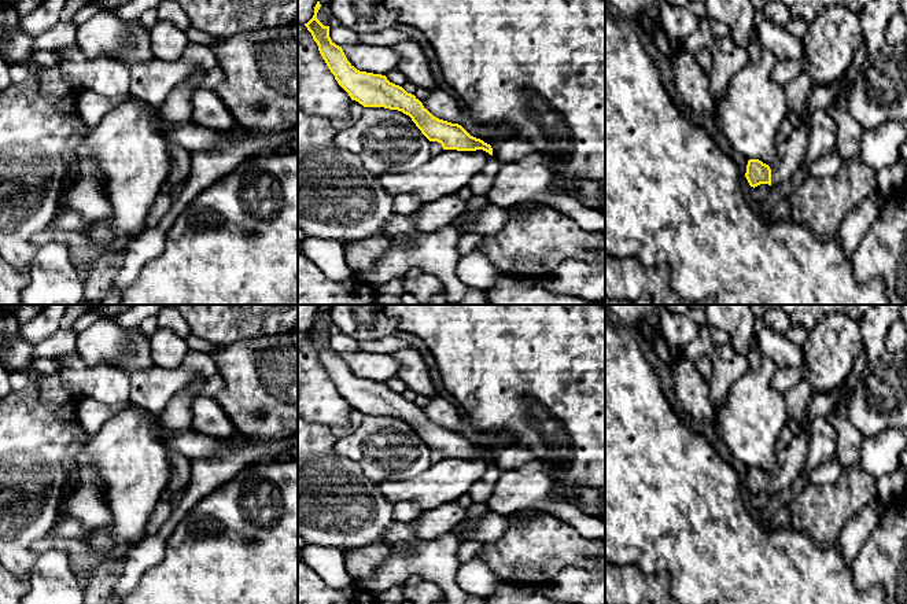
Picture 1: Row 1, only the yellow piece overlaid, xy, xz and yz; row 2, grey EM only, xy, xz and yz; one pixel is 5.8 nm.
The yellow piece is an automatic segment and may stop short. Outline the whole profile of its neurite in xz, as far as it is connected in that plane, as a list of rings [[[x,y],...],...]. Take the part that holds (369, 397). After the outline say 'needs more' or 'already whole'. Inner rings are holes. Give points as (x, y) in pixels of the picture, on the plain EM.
[[[317,309],[313,325],[305,331],[318,353],[318,358],[338,391],[351,408],[364,415],[384,415],[409,423],[429,449],[438,449],[443,457],[476,458],[493,463],[490,452],[471,443],[461,432],[434,424],[423,410],[402,394],[387,387],[386,383],[357,378],[346,365],[342,354],[329,345],[329,334],[317,327],[321,312]]]; already whole

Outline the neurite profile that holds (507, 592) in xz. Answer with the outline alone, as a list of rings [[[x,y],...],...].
[[[502,581],[486,604],[571,604],[547,599],[541,586]]]

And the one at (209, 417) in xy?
[[[196,397],[192,408],[192,431],[218,439],[231,439],[236,428],[215,398]]]

